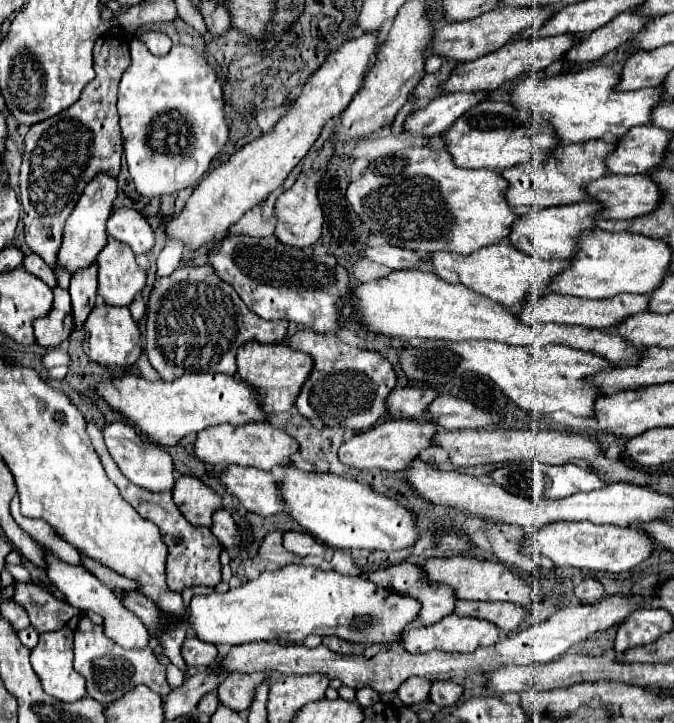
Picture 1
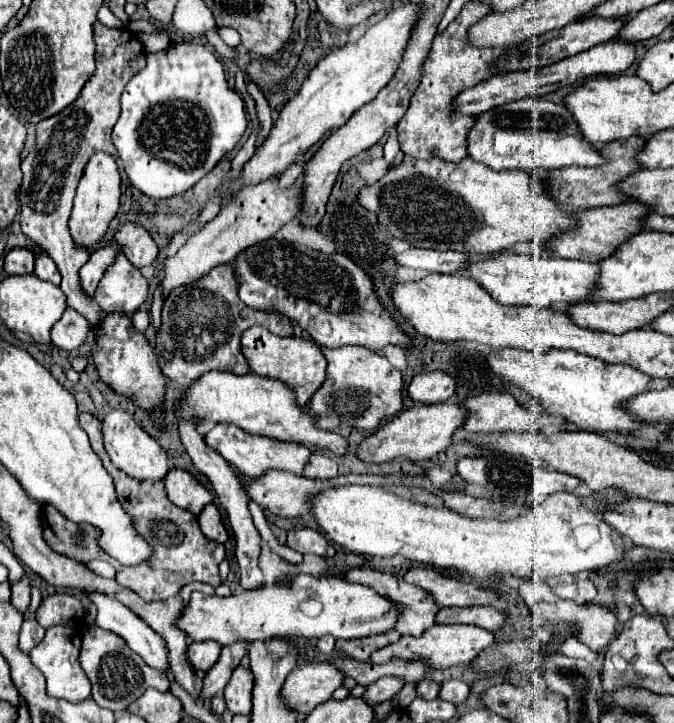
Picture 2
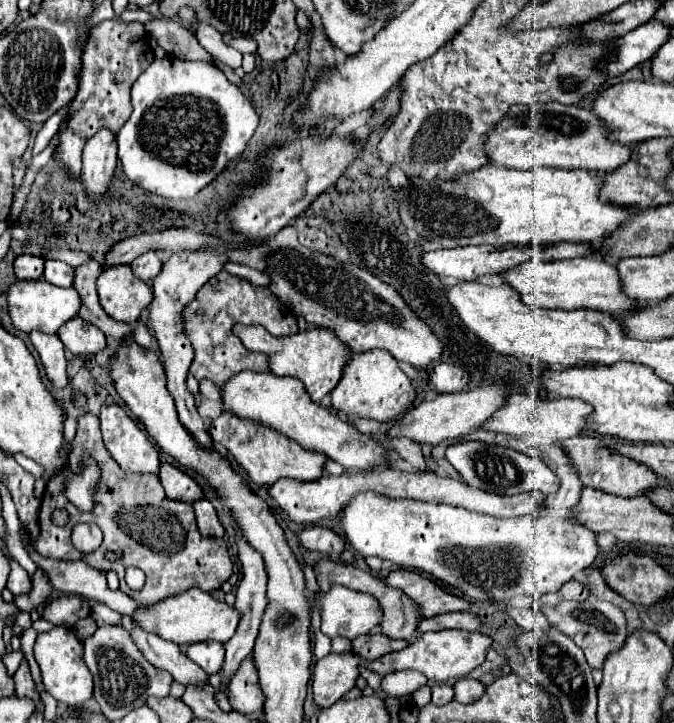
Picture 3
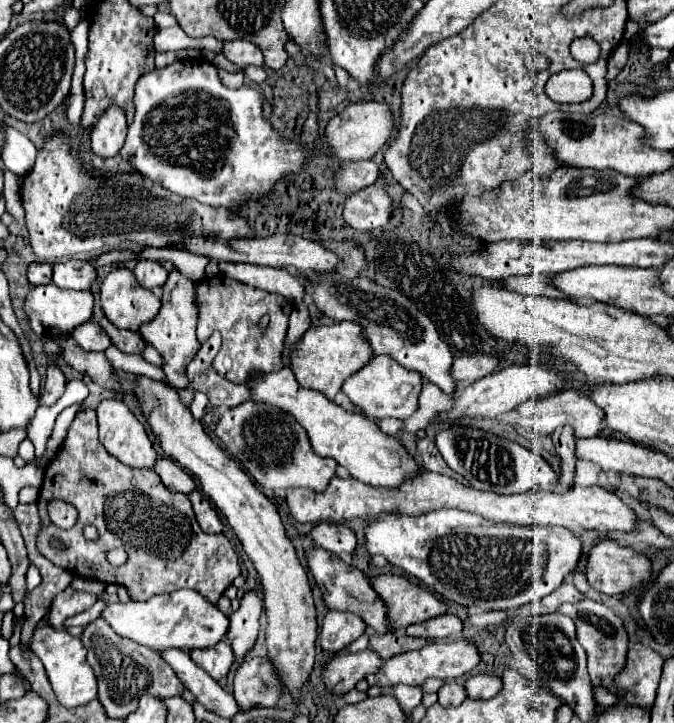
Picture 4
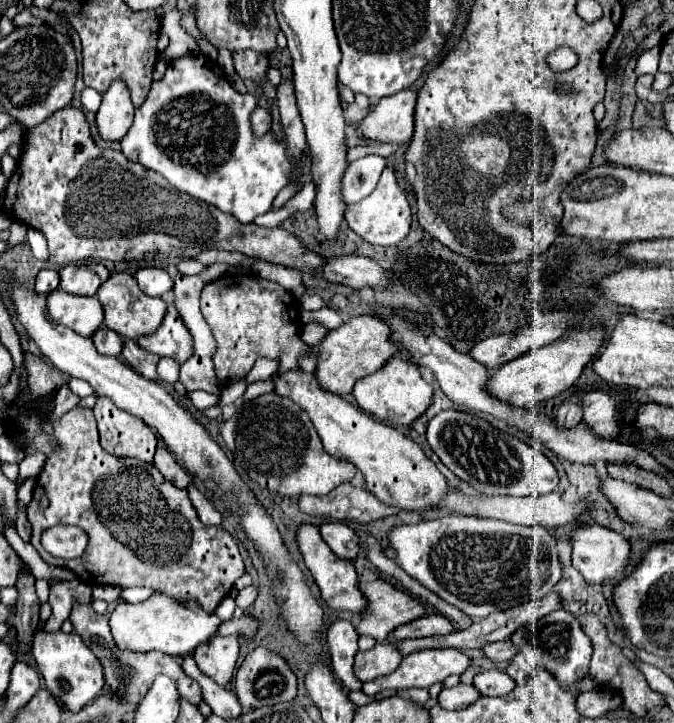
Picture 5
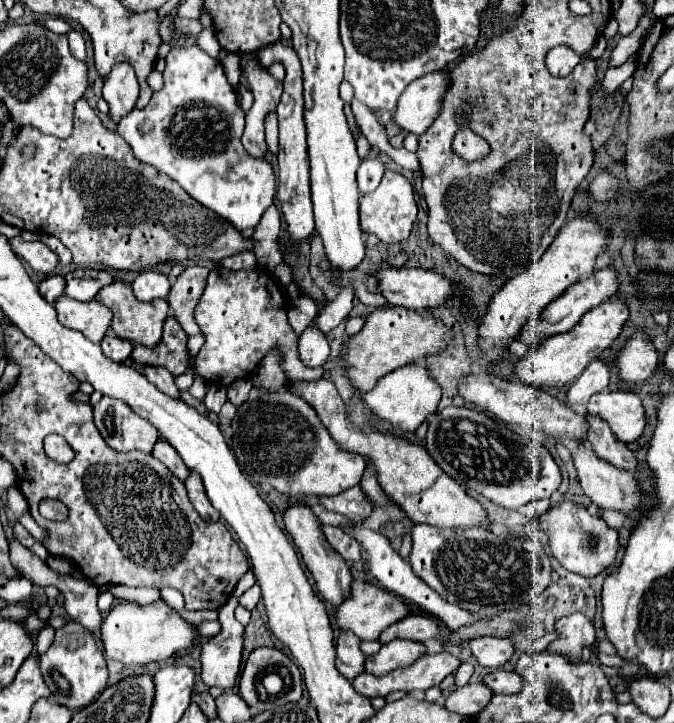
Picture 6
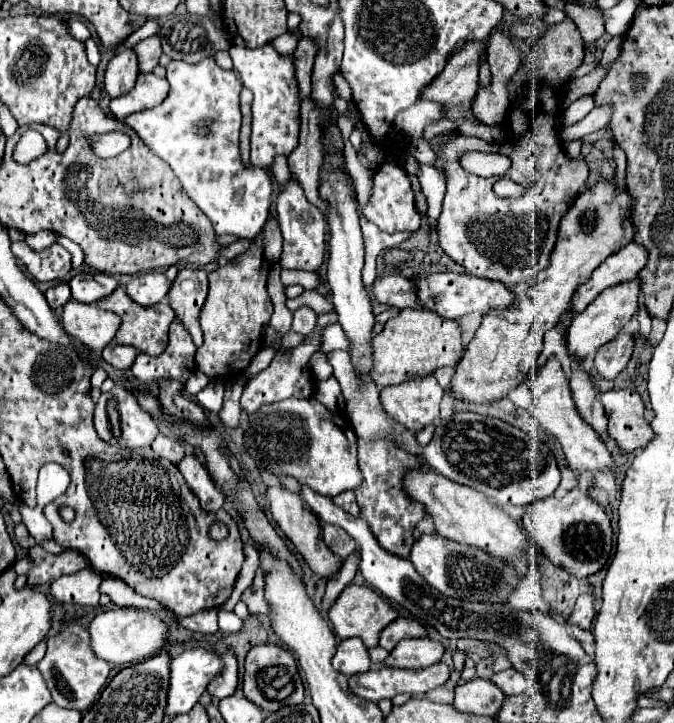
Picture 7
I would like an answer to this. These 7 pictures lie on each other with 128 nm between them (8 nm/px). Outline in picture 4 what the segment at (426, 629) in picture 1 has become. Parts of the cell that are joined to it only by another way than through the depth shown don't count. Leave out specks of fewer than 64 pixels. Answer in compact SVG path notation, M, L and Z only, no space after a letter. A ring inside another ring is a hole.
M438 640L434 644L428 644L420 650L404 652L398 656L392 656L390 660L384 662L380 672L368 676L370 686L396 686L396 684L408 684L408 686L422 686L428 678L442 678L442 680L456 680L470 670L474 670L480 662L480 654L474 644L466 640Z

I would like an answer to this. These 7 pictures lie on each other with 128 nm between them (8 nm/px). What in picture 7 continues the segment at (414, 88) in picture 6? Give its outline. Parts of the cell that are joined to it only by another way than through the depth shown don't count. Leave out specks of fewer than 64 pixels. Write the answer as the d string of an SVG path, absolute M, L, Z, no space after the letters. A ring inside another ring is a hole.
M472 40L468 44L464 44L462 50L458 50L446 64L444 72L426 88L424 98L426 100L436 100L440 104L446 106L446 118L454 118L460 124L460 132L468 134L468 136L480 136L488 142L506 142L510 138L508 130L502 126L494 126L486 128L486 126L474 126L468 122L468 116L472 116L472 102L476 98L476 90L478 90L478 70L480 70L480 56L486 52L486 40ZM467 152L460 159L461 166L468 172L474 172L482 178L502 176L510 168L510 160L502 154L482 154L482 152Z

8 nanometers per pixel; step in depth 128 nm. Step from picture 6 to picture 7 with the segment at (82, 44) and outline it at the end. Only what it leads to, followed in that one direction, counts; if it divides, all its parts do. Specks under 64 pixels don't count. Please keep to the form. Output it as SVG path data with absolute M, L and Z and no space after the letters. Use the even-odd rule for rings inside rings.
M90 38L90 40L86 40L84 44L86 44L86 54L88 54L88 60L90 60L94 66L98 66L98 64L100 64L100 46L98 46L98 42Z

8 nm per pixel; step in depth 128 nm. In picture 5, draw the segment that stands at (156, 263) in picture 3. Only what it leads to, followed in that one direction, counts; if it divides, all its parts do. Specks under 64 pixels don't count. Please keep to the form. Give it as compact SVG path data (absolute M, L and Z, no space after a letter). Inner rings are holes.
M140 268L136 280L146 296L162 296L172 290L172 278L162 268Z

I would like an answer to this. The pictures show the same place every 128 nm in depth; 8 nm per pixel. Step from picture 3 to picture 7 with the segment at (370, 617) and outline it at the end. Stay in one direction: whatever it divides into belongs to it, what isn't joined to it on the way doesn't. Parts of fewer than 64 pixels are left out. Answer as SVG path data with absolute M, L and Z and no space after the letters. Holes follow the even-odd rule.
M348 638L338 644L332 664L334 664L334 670L346 676L352 676L352 674L366 672L370 668L370 656L360 638Z

